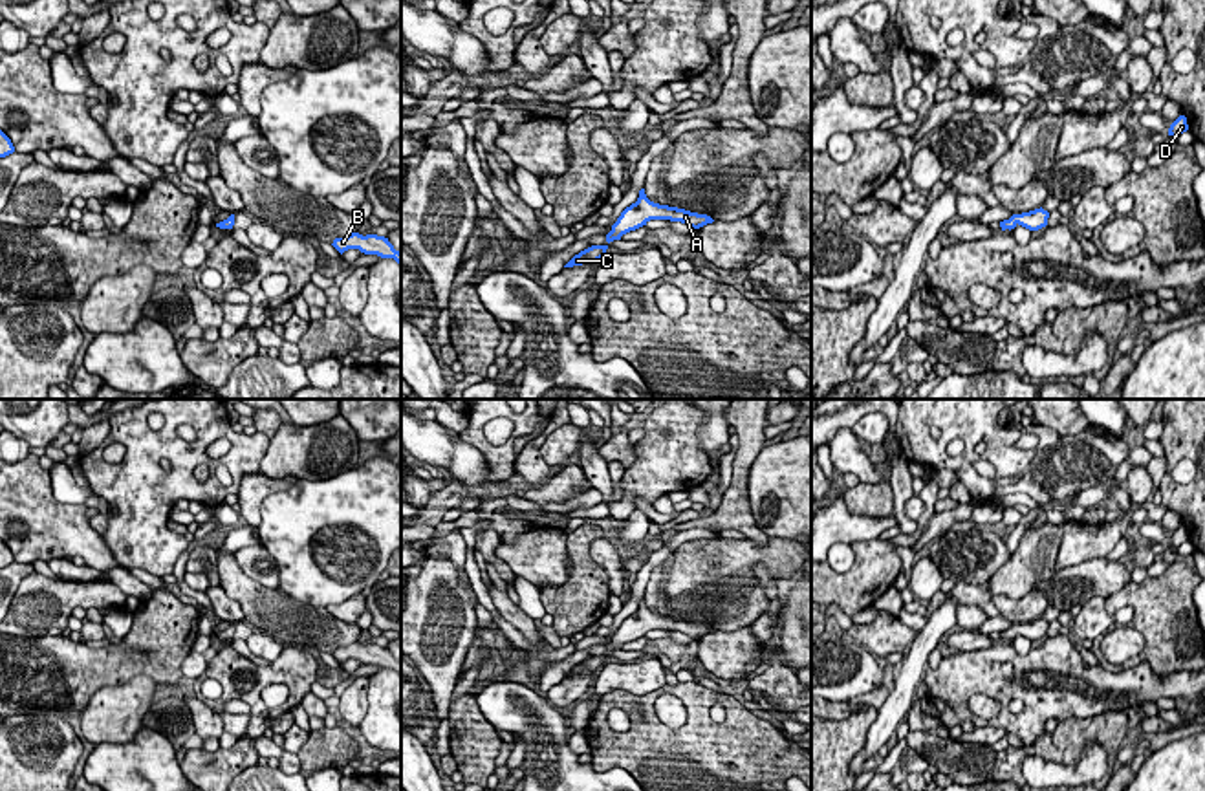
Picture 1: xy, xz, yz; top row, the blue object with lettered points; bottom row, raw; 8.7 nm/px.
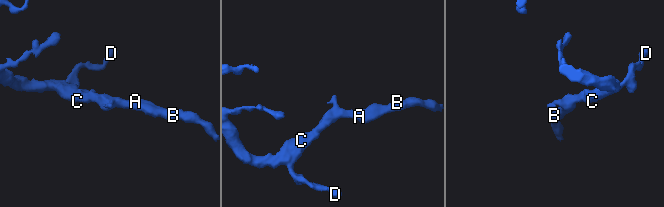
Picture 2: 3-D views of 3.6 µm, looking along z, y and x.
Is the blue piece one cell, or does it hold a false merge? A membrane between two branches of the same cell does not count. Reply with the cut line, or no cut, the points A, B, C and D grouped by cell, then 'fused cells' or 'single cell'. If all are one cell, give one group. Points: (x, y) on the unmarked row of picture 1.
cut none; groups A B C D; single cell

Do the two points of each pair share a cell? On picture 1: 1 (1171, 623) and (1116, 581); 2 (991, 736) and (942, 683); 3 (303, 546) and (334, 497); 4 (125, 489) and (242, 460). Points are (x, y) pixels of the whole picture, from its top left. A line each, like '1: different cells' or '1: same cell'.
1: different cells
2: different cells
3: same cell
4: same cell

